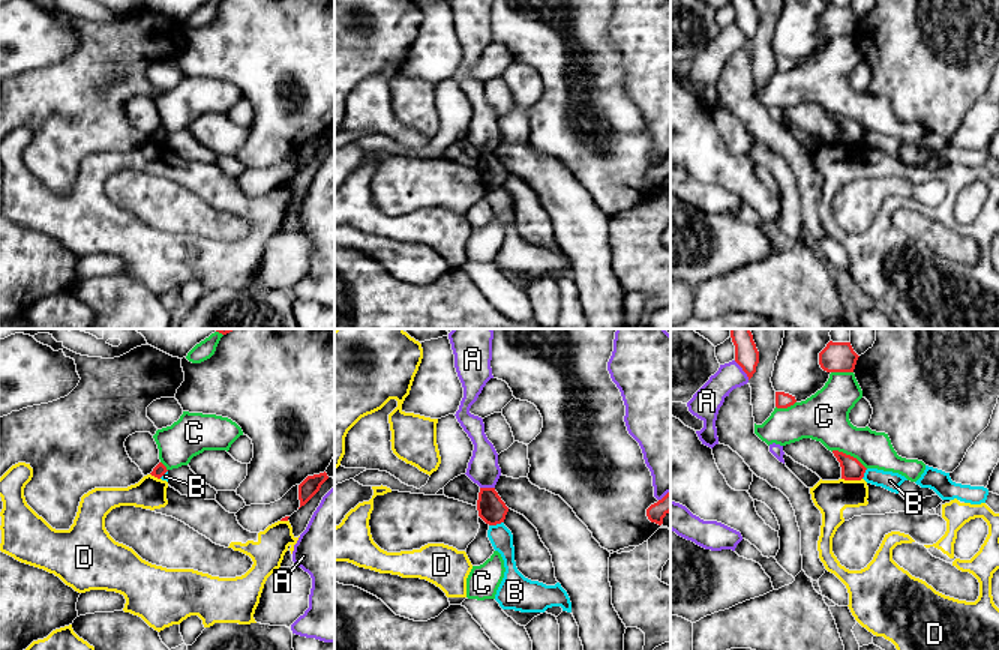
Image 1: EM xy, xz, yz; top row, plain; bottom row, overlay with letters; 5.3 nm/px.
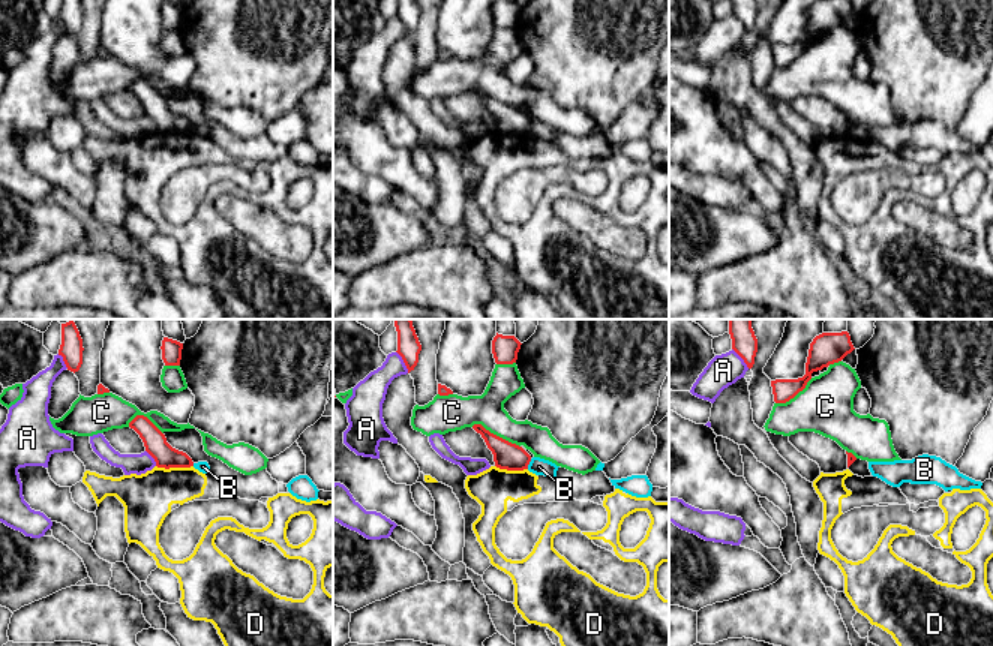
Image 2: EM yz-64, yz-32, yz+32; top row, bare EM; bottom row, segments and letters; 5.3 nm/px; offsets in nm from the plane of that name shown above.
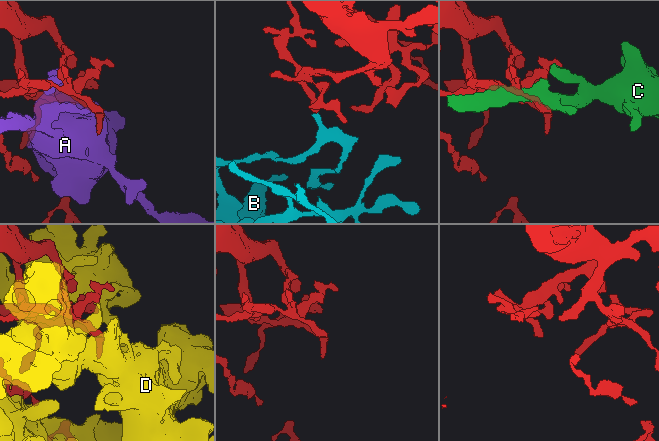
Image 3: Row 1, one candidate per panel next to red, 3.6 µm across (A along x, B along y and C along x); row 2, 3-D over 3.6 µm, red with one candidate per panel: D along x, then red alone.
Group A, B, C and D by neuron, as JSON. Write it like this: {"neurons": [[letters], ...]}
{"neurons": [["A"], ["B"], ["C"], ["D"]]}

